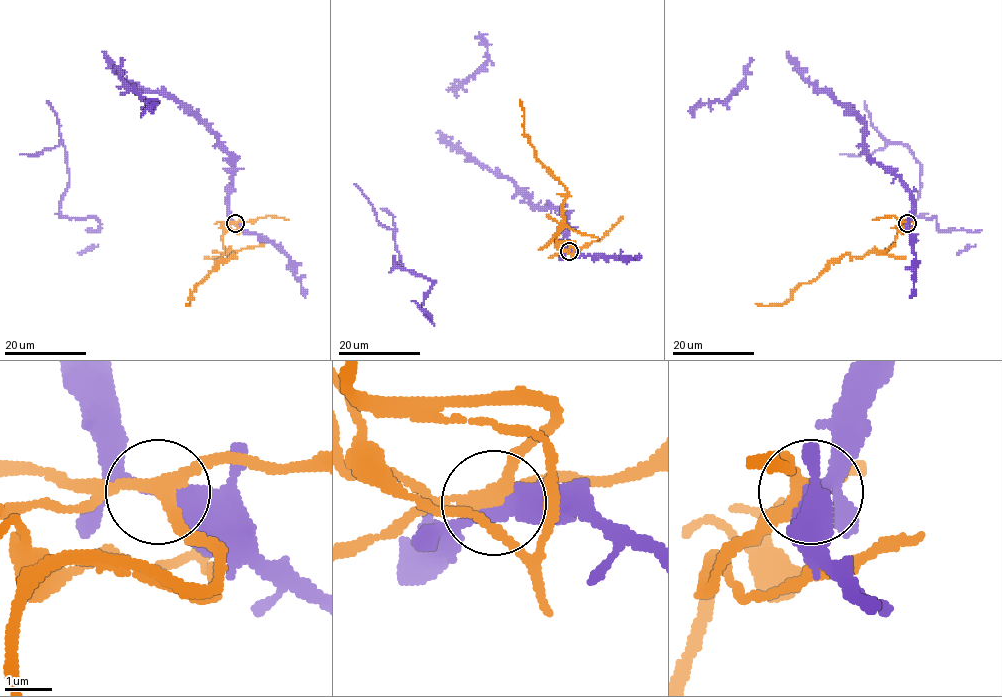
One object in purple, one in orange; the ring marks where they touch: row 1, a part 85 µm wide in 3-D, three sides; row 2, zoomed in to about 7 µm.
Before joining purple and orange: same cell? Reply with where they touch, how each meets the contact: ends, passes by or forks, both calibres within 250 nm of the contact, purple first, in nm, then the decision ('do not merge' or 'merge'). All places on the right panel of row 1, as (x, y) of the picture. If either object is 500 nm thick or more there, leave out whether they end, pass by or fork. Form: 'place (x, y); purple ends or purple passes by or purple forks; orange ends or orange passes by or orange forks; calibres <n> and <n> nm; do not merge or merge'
place (907, 223); purple passes by; orange forks; calibres 380 and 280 nm; do not merge

